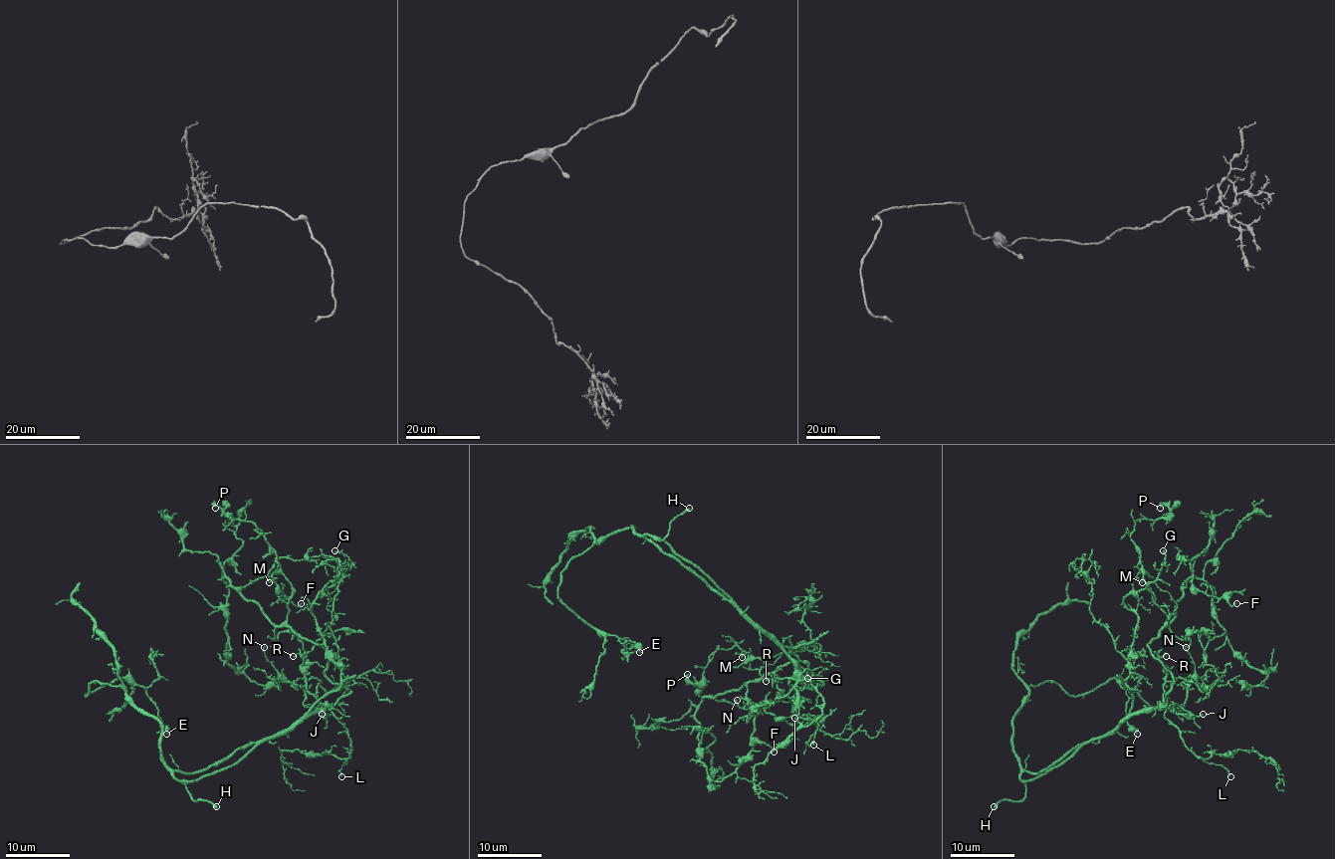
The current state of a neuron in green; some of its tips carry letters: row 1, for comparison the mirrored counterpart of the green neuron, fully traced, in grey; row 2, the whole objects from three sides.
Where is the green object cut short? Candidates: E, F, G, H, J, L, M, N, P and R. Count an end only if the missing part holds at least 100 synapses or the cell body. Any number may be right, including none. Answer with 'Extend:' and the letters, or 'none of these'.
Extend: H

